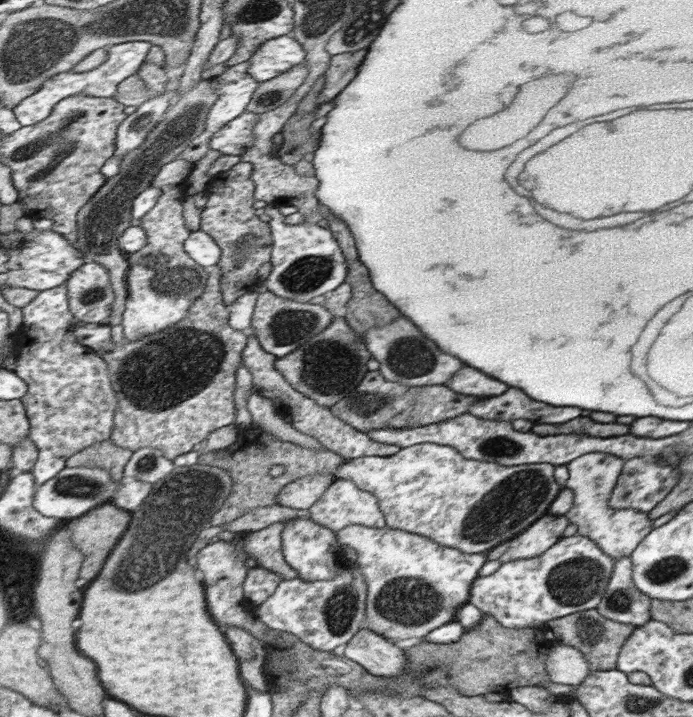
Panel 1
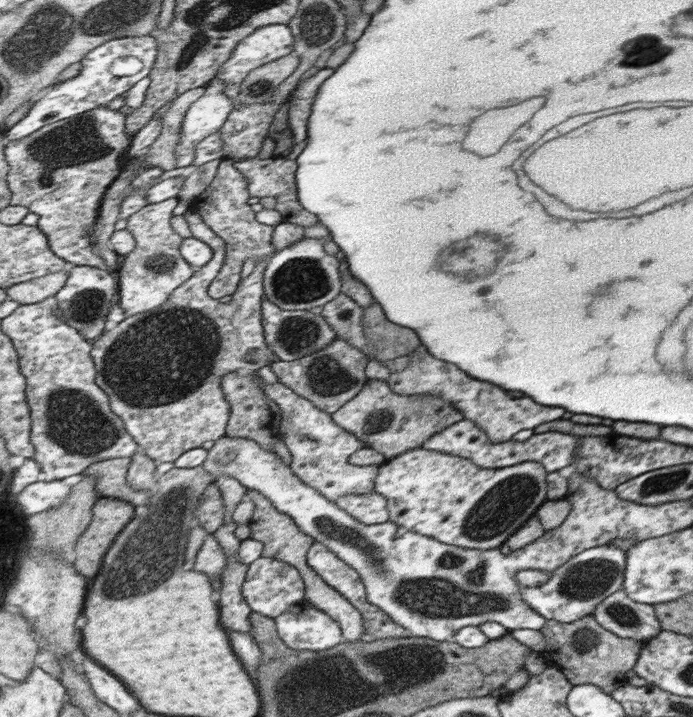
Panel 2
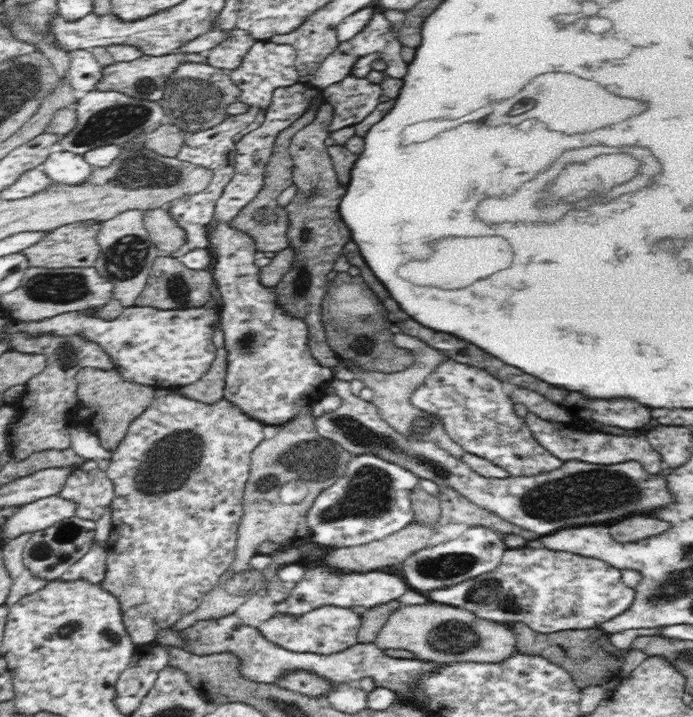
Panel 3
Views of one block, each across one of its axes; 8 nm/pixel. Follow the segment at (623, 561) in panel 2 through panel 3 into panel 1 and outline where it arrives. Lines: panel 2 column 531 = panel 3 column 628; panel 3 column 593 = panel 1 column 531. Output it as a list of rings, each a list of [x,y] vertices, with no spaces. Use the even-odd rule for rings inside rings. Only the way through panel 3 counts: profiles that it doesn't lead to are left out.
[[[575,534],[569,538],[561,538],[547,552],[543,552],[543,556],[511,560],[511,562],[501,564],[489,576],[475,578],[475,584],[471,584],[467,602],[473,604],[477,610],[481,610],[485,616],[495,618],[507,630],[545,628],[545,624],[551,620],[573,616],[575,612],[583,612],[583,610],[595,610],[599,602],[603,600],[603,594],[607,590],[607,580],[611,580],[611,572],[615,566],[613,562],[615,560],[607,552],[597,548],[589,538]]]

